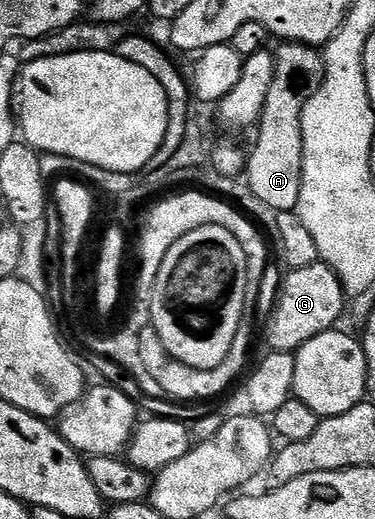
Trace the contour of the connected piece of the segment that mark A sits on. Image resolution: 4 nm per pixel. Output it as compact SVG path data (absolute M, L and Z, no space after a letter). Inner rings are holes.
M283 42L278 45L279 49L274 49L273 55L275 57L275 73L273 74L273 86L269 86L269 94L265 94L265 106L259 115L259 122L257 131L254 133L255 145L252 146L251 152L249 148L249 155L247 156L247 167L245 169L246 187L258 199L265 204L266 207L271 207L275 212L295 212L299 207L299 199L301 198L301 182L303 181L303 139L301 138L301 118L305 106L309 102L309 98L313 98L313 94L317 94L317 90L323 84L323 58L318 47L309 44L297 44L294 42Z

